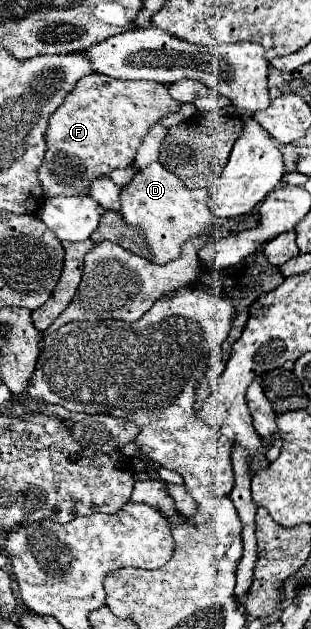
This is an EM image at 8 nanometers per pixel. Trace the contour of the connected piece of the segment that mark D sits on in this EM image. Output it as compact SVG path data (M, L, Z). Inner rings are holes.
M151 163L149 167L137 171L133 181L121 189L121 215L123 221L131 227L139 227L139 233L145 239L145 247L149 251L151 263L169 263L181 255L183 243L209 233L213 227L217 231L225 231L229 235L239 233L237 225L241 225L247 217L235 217L235 221L219 221L207 201L207 189L187 189L183 181L169 173L161 163Z

